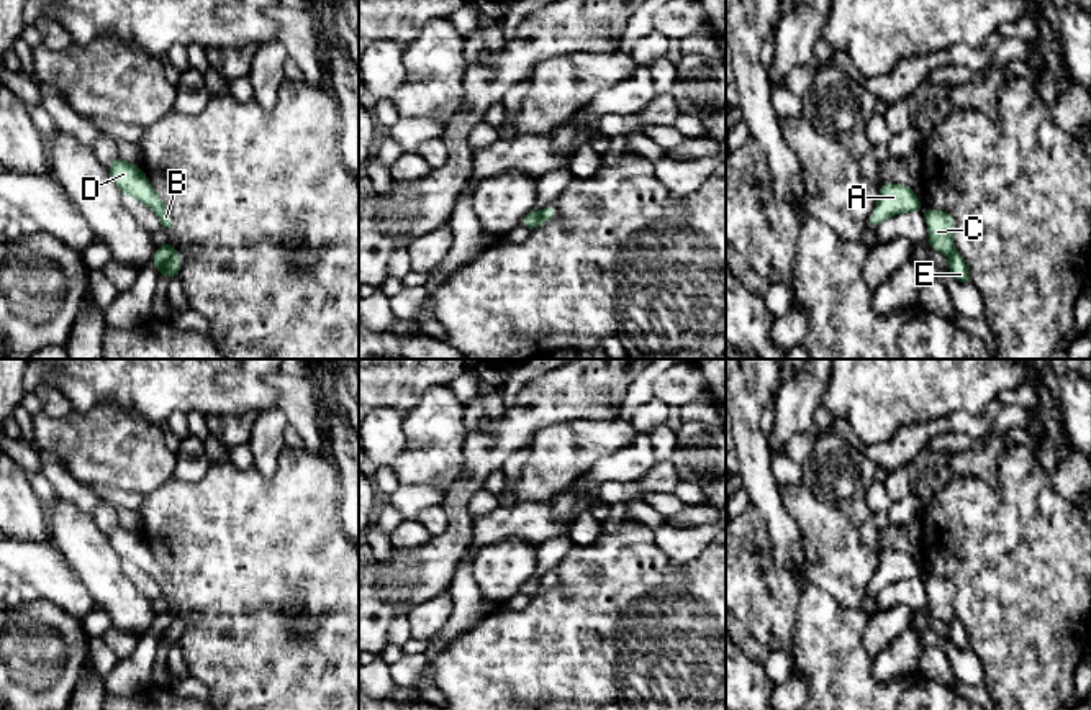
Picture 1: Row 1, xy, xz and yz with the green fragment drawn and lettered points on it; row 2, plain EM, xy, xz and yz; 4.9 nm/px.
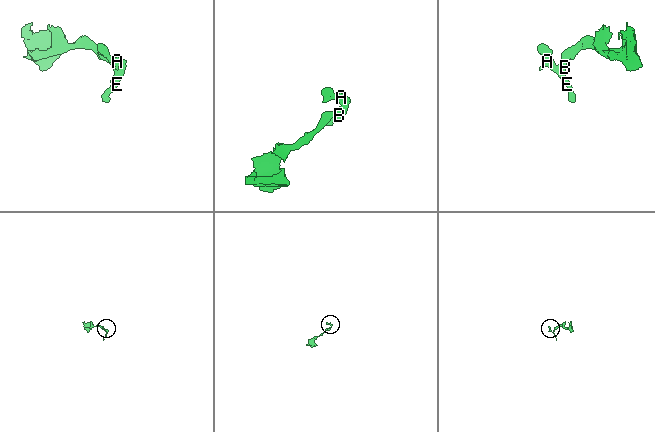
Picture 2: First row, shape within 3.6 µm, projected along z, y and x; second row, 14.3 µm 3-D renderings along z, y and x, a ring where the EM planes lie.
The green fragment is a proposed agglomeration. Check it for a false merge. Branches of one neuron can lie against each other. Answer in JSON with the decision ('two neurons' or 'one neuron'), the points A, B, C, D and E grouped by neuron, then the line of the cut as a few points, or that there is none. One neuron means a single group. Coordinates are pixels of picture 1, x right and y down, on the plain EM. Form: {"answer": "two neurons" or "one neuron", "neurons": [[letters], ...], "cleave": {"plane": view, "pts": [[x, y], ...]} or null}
{"answer": "one neuron", "neurons": [["A", "B", "C", "D", "E"]], "cleave": null}

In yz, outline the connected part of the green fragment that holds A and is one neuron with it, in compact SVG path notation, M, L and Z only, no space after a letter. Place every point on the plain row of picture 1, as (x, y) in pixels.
M894 549L880 553L878 571L868 585L868 595L876 595L883 587L906 579L924 580L929 595L929 613L950 626L950 643L962 651L971 653L967 630L953 613L955 587L952 580L930 576L924 579L914 556Z

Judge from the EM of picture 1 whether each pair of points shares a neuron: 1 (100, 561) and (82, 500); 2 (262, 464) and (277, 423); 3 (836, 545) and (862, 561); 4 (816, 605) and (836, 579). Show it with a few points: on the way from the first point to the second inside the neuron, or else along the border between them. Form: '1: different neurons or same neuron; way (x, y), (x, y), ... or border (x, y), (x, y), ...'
1: different neurons; border (58, 496), (92, 515)
2: same neuron; way (266, 455), (267, 433)
3: same neuron; way (842, 551), (855, 561)
4: different neurons; border (803, 559), (813, 584), (859, 609)

